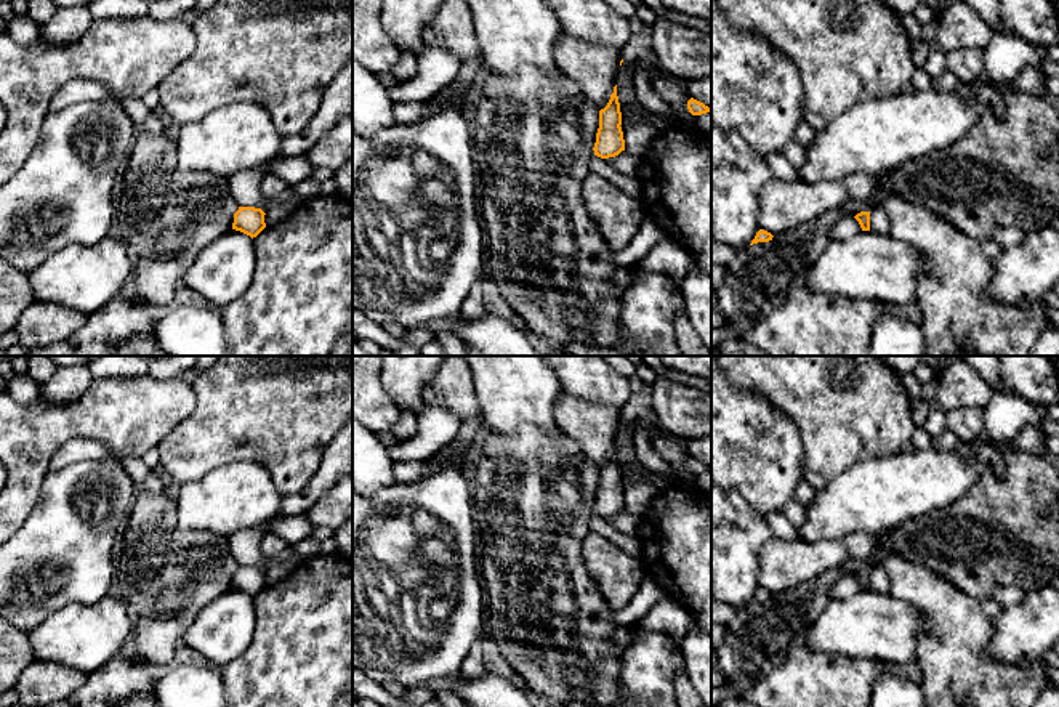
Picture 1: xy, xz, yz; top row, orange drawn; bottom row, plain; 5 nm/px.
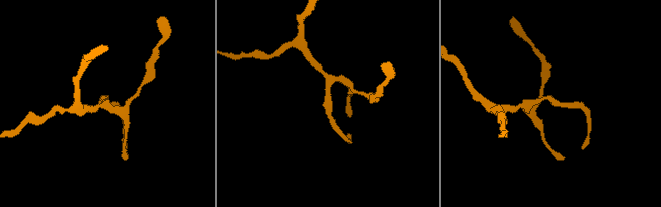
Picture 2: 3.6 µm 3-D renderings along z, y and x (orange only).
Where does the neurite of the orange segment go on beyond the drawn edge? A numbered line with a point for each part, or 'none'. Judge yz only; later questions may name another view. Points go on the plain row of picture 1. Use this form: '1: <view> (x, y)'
none

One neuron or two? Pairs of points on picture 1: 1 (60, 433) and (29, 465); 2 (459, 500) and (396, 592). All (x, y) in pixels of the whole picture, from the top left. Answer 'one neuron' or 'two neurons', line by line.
1: one neuron
2: one neuron

